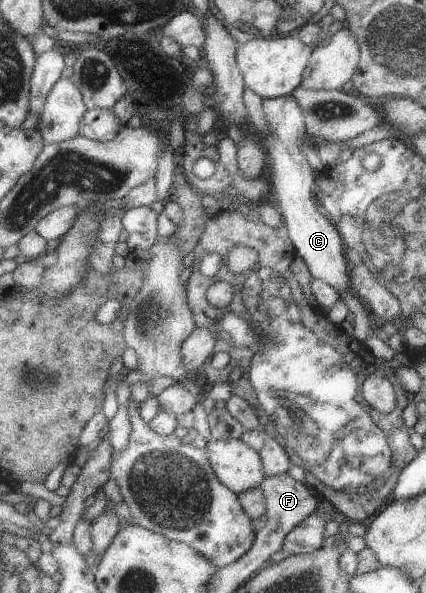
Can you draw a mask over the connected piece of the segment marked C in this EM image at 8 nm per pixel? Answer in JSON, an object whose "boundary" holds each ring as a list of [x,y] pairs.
{"boundary":[[[295,95],[263,101],[264,113],[272,127],[272,136],[267,138],[267,151],[271,157],[271,181],[275,193],[275,206],[283,215],[290,229],[298,255],[308,264],[309,276],[327,281],[343,293],[353,292],[352,262],[349,261],[348,247],[337,225],[319,211],[317,179],[311,161],[303,153],[303,145],[311,145],[307,113]]]}

